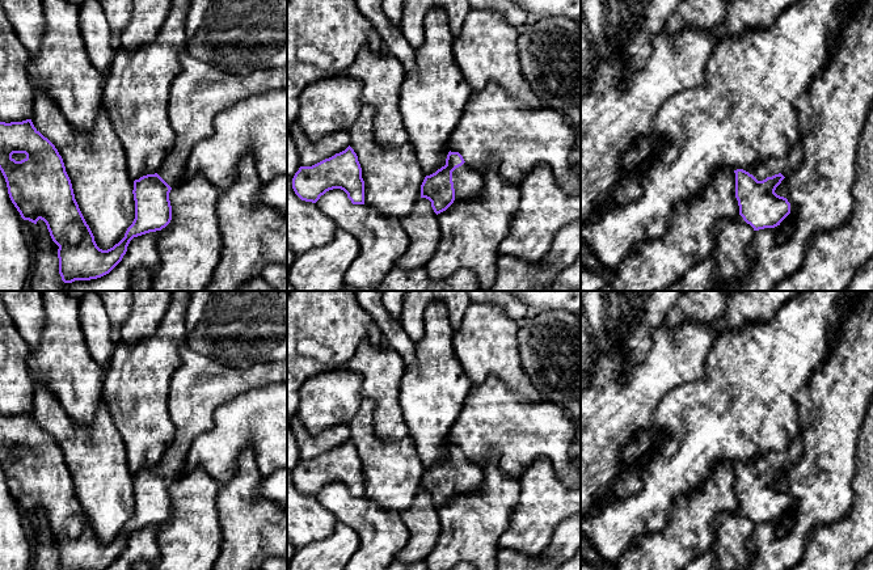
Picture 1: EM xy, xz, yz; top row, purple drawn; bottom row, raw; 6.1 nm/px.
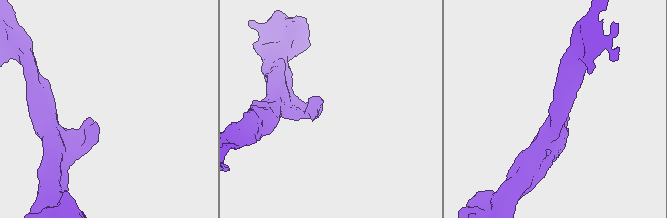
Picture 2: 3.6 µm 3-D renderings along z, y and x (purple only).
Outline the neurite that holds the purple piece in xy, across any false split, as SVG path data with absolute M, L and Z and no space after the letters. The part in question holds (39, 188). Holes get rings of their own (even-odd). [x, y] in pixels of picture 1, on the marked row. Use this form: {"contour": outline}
{"contour": "M186 50L180 54L181 72L173 80L169 92L169 122L174 131L174 144L166 159L155 174L147 174L134 181L135 219L127 228L125 237L107 250L97 246L94 236L87 224L79 204L75 199L71 180L66 172L62 156L55 145L45 138L33 124L31 119L22 122L0 122L0 170L5 178L8 194L24 220L34 224L41 219L46 223L52 241L59 246L59 274L64 283L75 280L90 280L109 274L123 258L127 246L134 237L161 231L172 220L172 206L169 200L170 190L184 182L185 165L194 145L214 132L216 115L236 102L250 96L263 94L271 90L287 89L287 66L271 69L253 71L249 76L237 76L223 72L204 62L193 58Z"}

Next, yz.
{"contour": "M794 145L788 155L783 157L766 159L760 164L752 166L748 172L743 169L735 173L735 198L739 206L739 215L750 224L754 231L764 228L775 228L790 214L790 203L786 198L775 193L781 181L792 173L792 164L802 160L800 145Z"}

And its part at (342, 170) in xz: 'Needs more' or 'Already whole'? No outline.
Already whole

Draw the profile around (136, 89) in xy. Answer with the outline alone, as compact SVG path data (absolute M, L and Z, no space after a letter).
M172 0L170 12L157 37L134 54L118 50L104 83L104 110L115 130L127 159L132 181L157 173L174 144L169 122L169 92L181 72L180 54L186 48L190 0Z

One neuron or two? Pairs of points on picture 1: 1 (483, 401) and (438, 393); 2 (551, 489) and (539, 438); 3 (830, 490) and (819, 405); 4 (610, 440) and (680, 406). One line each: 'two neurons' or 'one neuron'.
1: two neurons
2: two neurons
3: one neuron
4: two neurons

